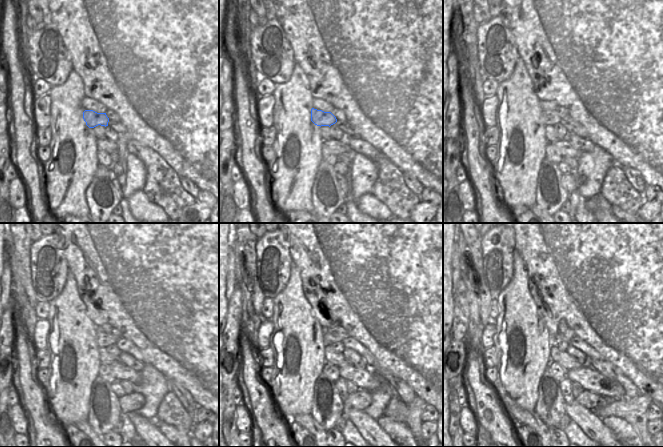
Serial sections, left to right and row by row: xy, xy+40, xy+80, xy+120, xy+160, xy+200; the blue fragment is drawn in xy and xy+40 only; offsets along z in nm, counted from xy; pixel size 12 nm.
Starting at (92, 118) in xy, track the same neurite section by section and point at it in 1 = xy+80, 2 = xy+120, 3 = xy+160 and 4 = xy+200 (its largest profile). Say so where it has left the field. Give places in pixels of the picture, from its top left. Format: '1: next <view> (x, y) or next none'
1: next xy+80 (549, 117)
2: next xy+120 (104, 340)
3: next xy+160 (329, 338)
4: next xy+200 (569, 333)

